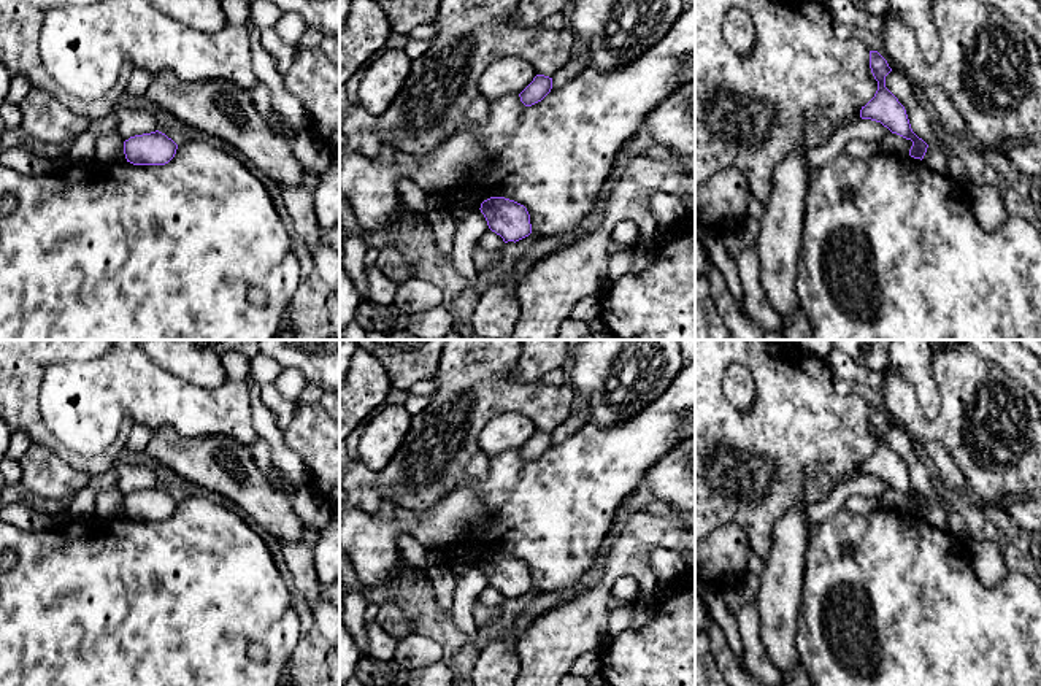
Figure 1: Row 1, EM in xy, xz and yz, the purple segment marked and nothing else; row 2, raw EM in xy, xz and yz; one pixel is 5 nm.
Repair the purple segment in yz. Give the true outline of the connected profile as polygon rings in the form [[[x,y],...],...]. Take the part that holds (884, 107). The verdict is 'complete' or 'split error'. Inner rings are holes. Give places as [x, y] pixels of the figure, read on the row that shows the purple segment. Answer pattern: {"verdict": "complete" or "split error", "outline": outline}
{"verdict": "complete", "outline": [[[870,51],[870,68],[878,81],[878,91],[874,97],[862,106],[860,118],[881,122],[892,133],[911,140],[909,156],[922,160],[928,145],[912,132],[905,106],[885,87],[885,76],[892,68],[878,51]]]}

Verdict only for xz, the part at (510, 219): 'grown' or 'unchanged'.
unchanged

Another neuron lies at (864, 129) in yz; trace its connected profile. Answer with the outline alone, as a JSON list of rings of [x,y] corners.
[[[859,119],[847,124],[846,127],[835,132],[824,145],[814,148],[808,154],[808,179],[816,170],[839,156],[844,151],[847,141],[857,138],[863,141],[878,141],[889,132],[890,130],[881,122],[871,119]]]

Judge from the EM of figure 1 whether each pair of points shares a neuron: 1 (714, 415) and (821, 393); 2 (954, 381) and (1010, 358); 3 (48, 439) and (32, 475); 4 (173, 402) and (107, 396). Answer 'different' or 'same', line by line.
1: same
2: different
3: different
4: same

